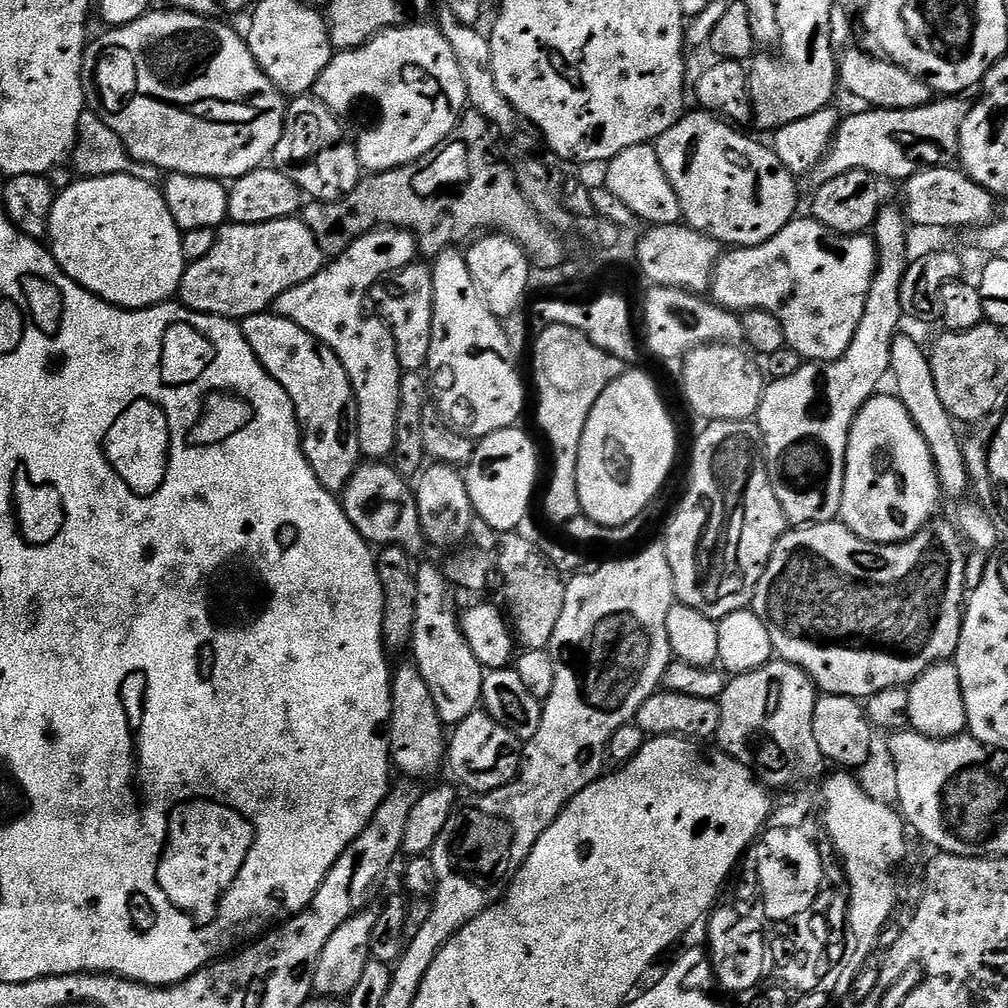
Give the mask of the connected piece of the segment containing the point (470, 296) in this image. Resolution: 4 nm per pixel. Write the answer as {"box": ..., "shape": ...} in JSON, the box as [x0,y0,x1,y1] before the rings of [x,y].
{"box":[426,247,524,438],"shape":[[[459,247],[445,248],[431,261],[432,289],[434,290],[434,330],[430,342],[430,358],[426,369],[430,392],[440,415],[461,436],[479,438],[489,436],[503,428],[513,427],[524,412],[524,384],[516,369],[516,356],[503,328],[501,317],[486,306],[474,278],[470,278],[467,255]]]}

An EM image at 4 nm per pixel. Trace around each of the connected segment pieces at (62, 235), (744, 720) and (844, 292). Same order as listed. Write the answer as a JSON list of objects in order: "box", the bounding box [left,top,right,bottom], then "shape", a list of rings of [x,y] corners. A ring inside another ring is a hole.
[{"box":[47,175,186,310],"shape":[[[129,175],[89,176],[77,179],[68,189],[57,195],[50,214],[47,239],[52,240],[52,244],[50,243],[52,256],[70,279],[82,285],[87,292],[101,296],[106,303],[115,304],[117,308],[135,310],[137,308],[152,308],[156,304],[167,304],[180,291],[180,283],[186,267],[186,261],[182,254],[182,233],[180,227],[174,222],[174,214],[170,214],[170,206],[166,206],[163,191],[150,181],[142,181]]]},{"box":[714,658,826,789],"shape":[[[779,658],[769,660],[753,672],[733,675],[725,683],[724,692],[718,701],[720,725],[714,737],[715,743],[721,752],[728,753],[751,768],[756,773],[756,779],[769,789],[792,788],[807,780],[819,781],[825,775],[826,761],[814,738],[814,706],[817,699],[818,689],[812,679],[798,666]]]},{"box":[710,218,876,364],"shape":[[[794,218],[782,230],[778,230],[778,234],[774,234],[774,238],[770,238],[761,244],[754,244],[751,248],[733,247],[731,250],[725,251],[717,261],[715,272],[712,275],[710,299],[714,304],[720,304],[724,308],[729,308],[732,312],[743,314],[749,312],[751,308],[758,310],[766,310],[770,314],[774,314],[774,318],[778,318],[778,322],[784,324],[784,338],[787,347],[796,351],[804,362],[819,362],[825,364],[831,360],[842,358],[842,354],[846,354],[846,350],[850,346],[850,342],[854,338],[854,334],[858,330],[858,326],[862,322],[862,310],[866,306],[866,294],[870,294],[870,286],[872,285],[872,277],[876,274],[876,242],[871,235],[861,234],[859,236],[839,236],[837,232],[830,231],[826,226],[822,226],[818,221],[811,218]]]}]

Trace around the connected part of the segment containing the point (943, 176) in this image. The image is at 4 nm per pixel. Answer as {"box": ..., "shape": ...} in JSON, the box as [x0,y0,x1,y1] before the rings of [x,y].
{"box":[902,166,998,230],"shape":[[[925,166],[903,181],[902,211],[909,223],[920,228],[960,228],[969,230],[997,219],[998,197],[978,186],[956,166]]]}

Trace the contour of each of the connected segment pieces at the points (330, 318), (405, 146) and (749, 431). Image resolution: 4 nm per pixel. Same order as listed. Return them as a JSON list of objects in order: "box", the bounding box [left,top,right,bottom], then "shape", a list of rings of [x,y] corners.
[{"box":[274,228,418,462],"shape":[[[377,228],[354,241],[343,254],[325,263],[314,278],[283,292],[274,305],[276,315],[314,334],[314,338],[334,350],[342,362],[356,399],[360,455],[372,462],[387,461],[394,450],[402,371],[391,330],[382,319],[371,320],[364,313],[364,304],[379,280],[411,265],[417,256],[418,245],[412,233],[399,228]]]},{"box":[314,22,468,174],"shape":[[[413,22],[402,28],[386,28],[360,48],[337,51],[326,66],[326,70],[322,70],[322,74],[316,83],[314,89],[316,99],[321,100],[338,118],[344,118],[344,115],[352,116],[353,122],[356,123],[356,136],[354,132],[356,156],[360,159],[361,169],[365,173],[371,174],[373,172],[385,172],[391,168],[401,168],[404,164],[422,158],[427,152],[433,152],[439,144],[443,144],[447,140],[466,111],[468,95],[466,94],[466,82],[462,82],[462,70],[458,67],[458,58],[454,58],[454,50],[450,47],[450,42],[446,42],[446,38],[441,34],[439,27],[435,23],[424,23],[428,22]]]},{"box":[662,419,786,622],"shape":[[[755,419],[713,420],[703,426],[705,428],[701,430],[700,437],[697,438],[696,445],[692,448],[692,477],[688,480],[688,493],[685,494],[684,501],[677,506],[676,513],[673,514],[672,521],[668,524],[668,537],[663,537],[662,543],[664,551],[668,554],[677,601],[706,614],[709,618],[718,622],[730,614],[745,611],[751,605],[758,582],[774,554],[774,546],[784,537],[786,521],[782,506],[778,502],[778,494],[774,494],[774,486],[770,482],[768,452],[764,448],[764,435],[759,423]]]}]

